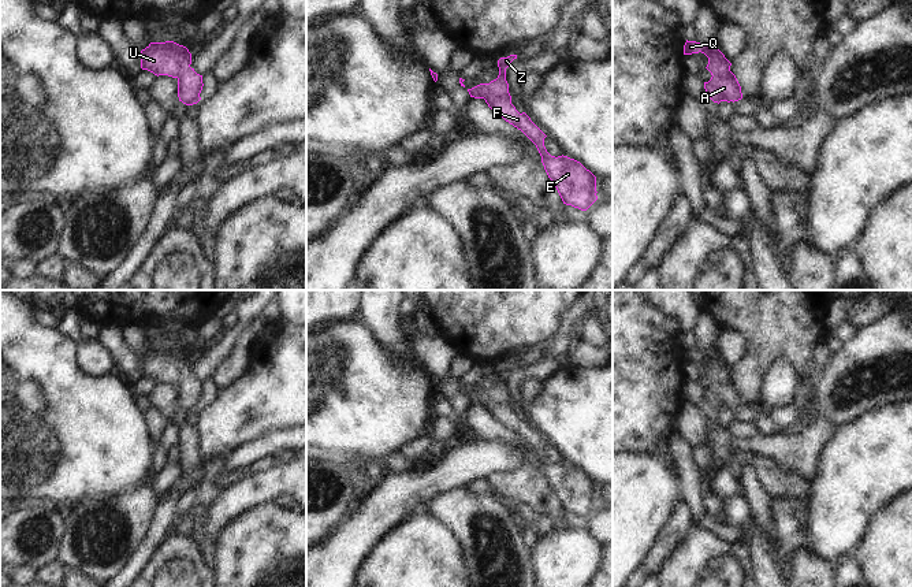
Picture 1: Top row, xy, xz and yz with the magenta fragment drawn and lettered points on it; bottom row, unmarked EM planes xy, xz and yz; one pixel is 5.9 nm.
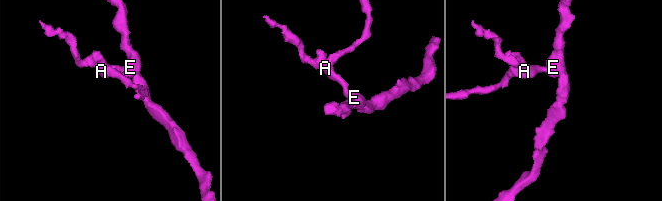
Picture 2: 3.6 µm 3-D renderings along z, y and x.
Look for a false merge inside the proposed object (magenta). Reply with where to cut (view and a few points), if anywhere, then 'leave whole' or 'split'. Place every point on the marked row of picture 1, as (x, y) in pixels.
no cut; leave whole

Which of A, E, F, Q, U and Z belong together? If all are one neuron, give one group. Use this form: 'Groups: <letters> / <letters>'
Groups: A E F Q U Z

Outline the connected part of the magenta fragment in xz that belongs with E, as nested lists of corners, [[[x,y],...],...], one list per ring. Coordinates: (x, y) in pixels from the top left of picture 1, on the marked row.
[[[517,55],[500,57],[498,60],[498,78],[489,83],[480,83],[468,89],[468,92],[470,97],[484,99],[495,114],[521,130],[536,145],[544,170],[556,187],[563,204],[587,211],[598,200],[596,177],[574,159],[563,155],[558,157],[551,156],[544,146],[547,135],[525,112],[520,114],[511,104],[506,68],[514,59],[517,59]]]

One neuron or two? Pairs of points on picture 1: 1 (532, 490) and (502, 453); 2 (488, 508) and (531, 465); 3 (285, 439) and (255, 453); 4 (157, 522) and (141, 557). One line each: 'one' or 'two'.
1: two
2: two
3: one
4: one

